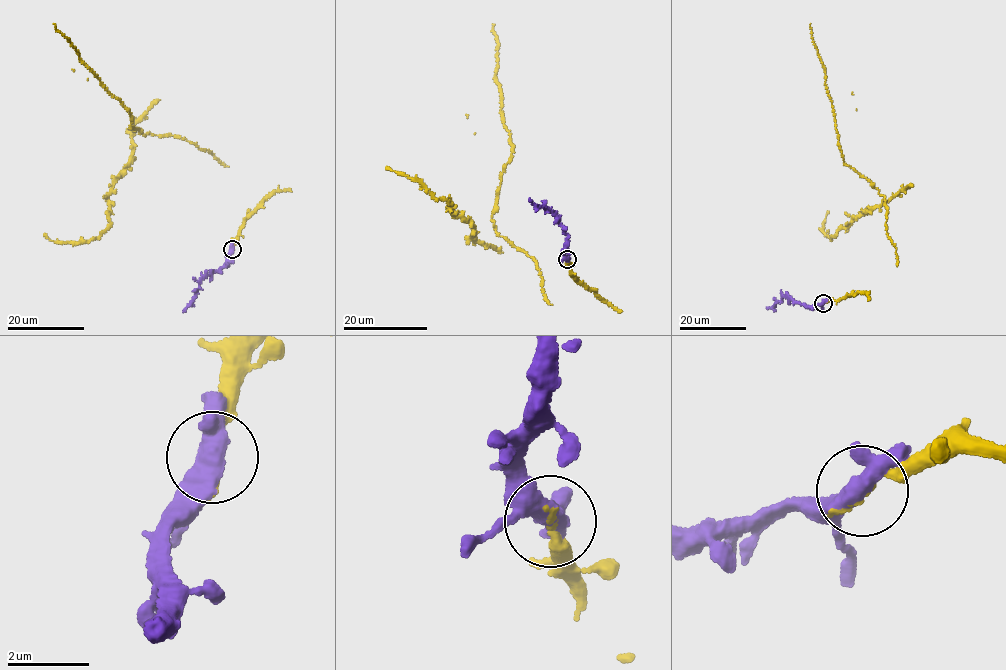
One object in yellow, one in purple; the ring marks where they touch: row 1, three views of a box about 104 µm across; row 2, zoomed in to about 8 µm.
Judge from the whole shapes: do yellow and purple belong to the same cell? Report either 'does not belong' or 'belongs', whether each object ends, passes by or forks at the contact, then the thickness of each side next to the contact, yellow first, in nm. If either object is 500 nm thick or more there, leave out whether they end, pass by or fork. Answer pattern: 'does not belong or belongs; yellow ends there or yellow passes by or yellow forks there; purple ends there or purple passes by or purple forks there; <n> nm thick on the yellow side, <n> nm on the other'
belongs; yellow ends there; purple forks there; 140 nm thick on the yellow side, 400 nm on the other

